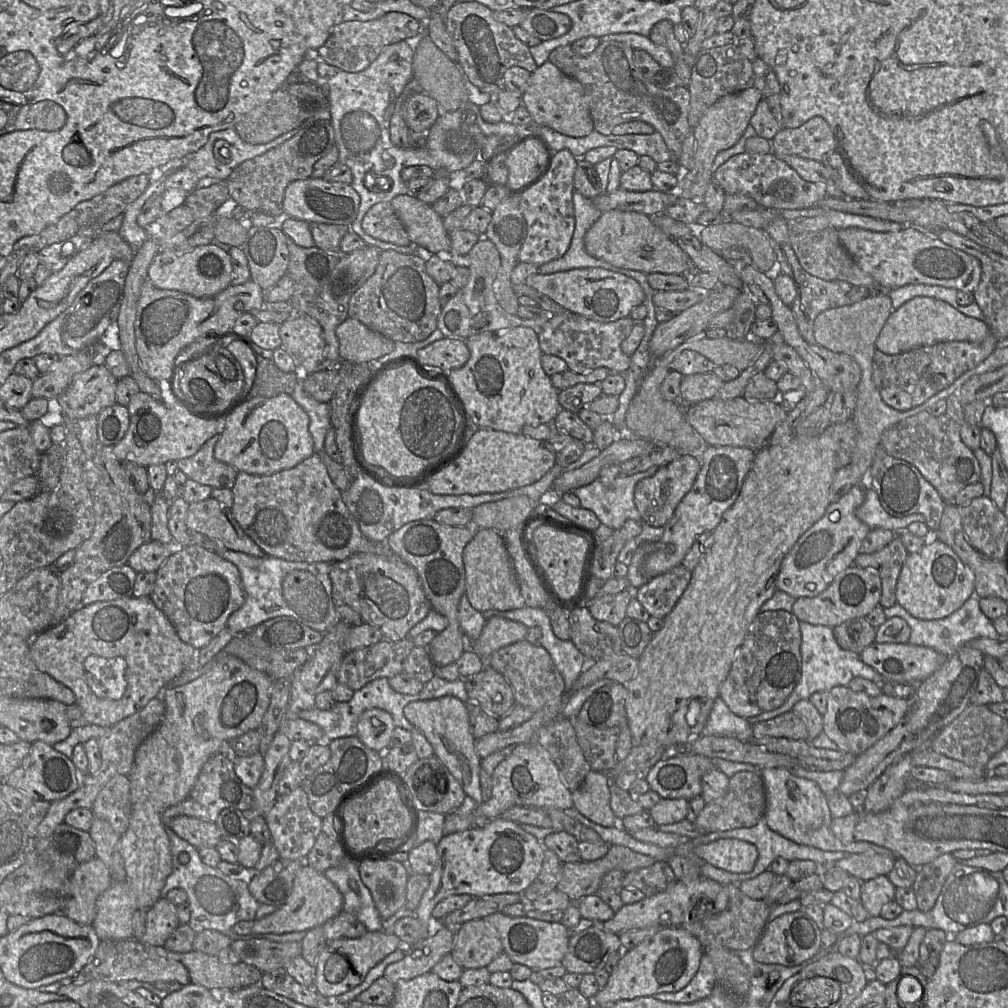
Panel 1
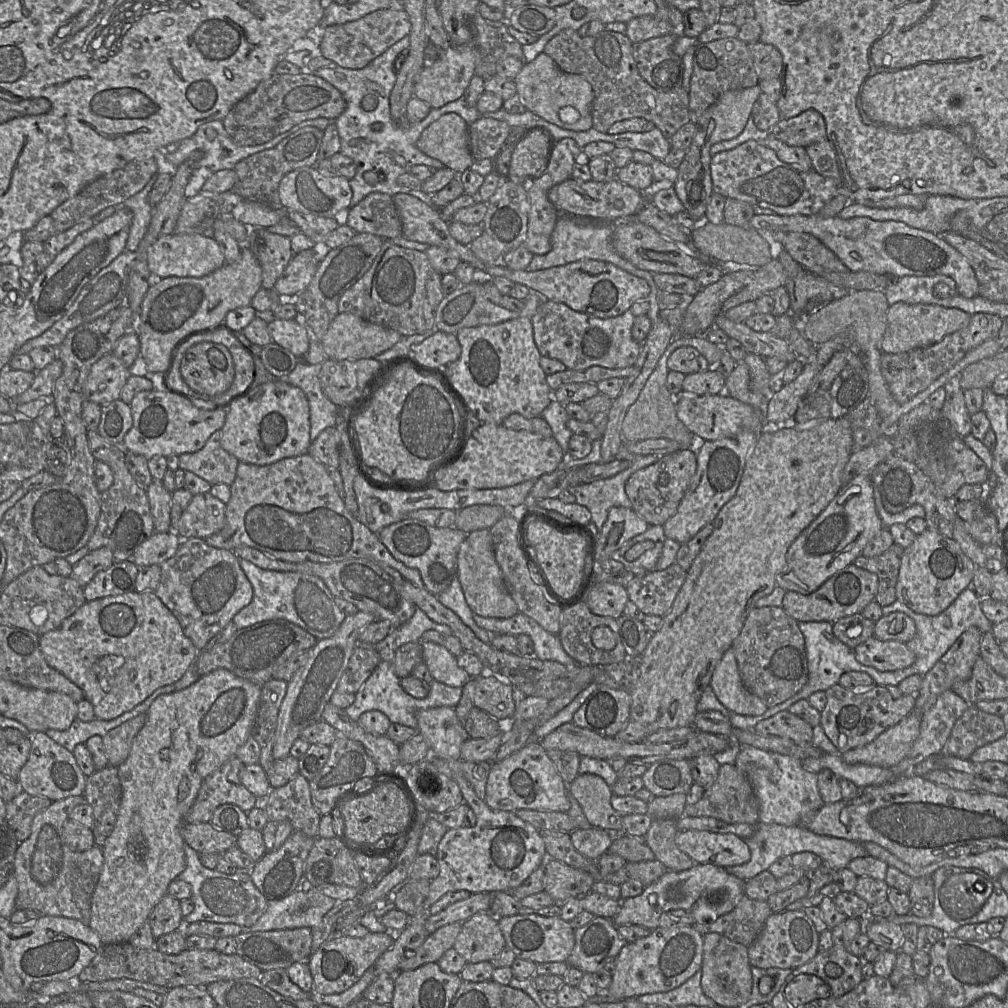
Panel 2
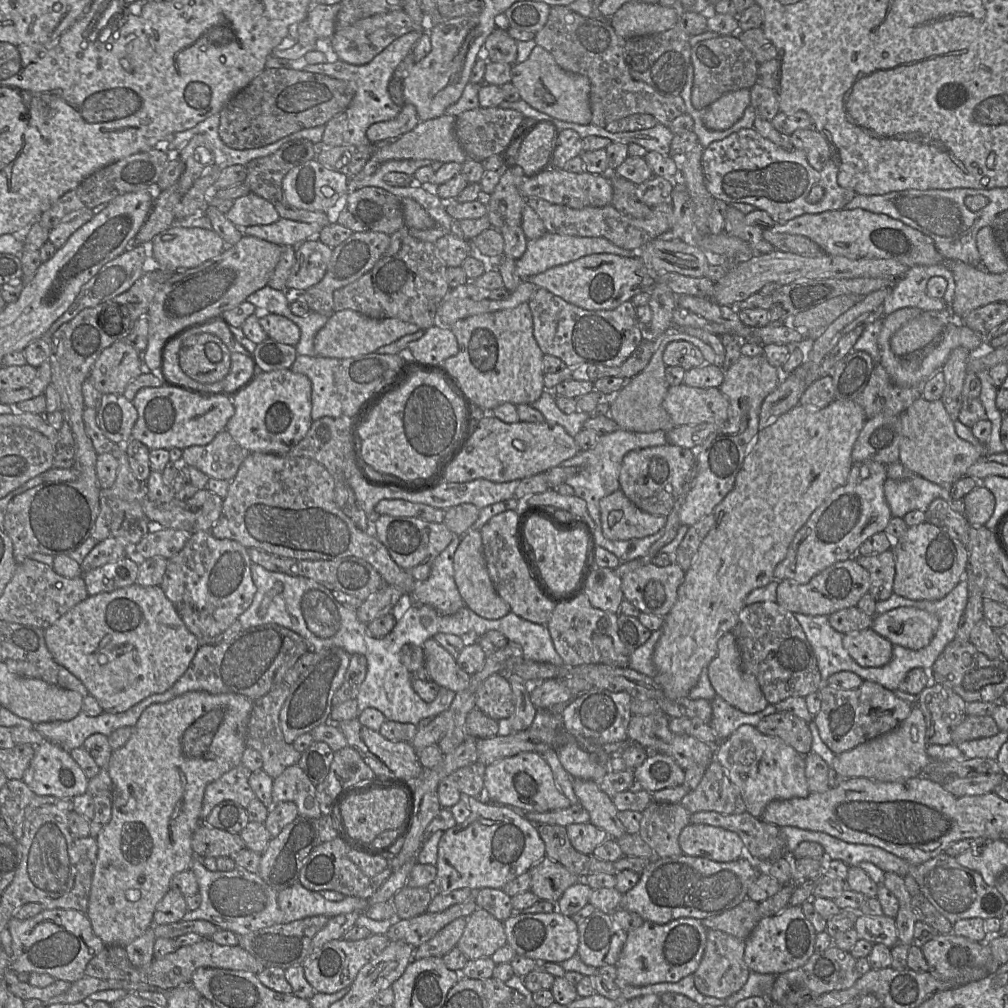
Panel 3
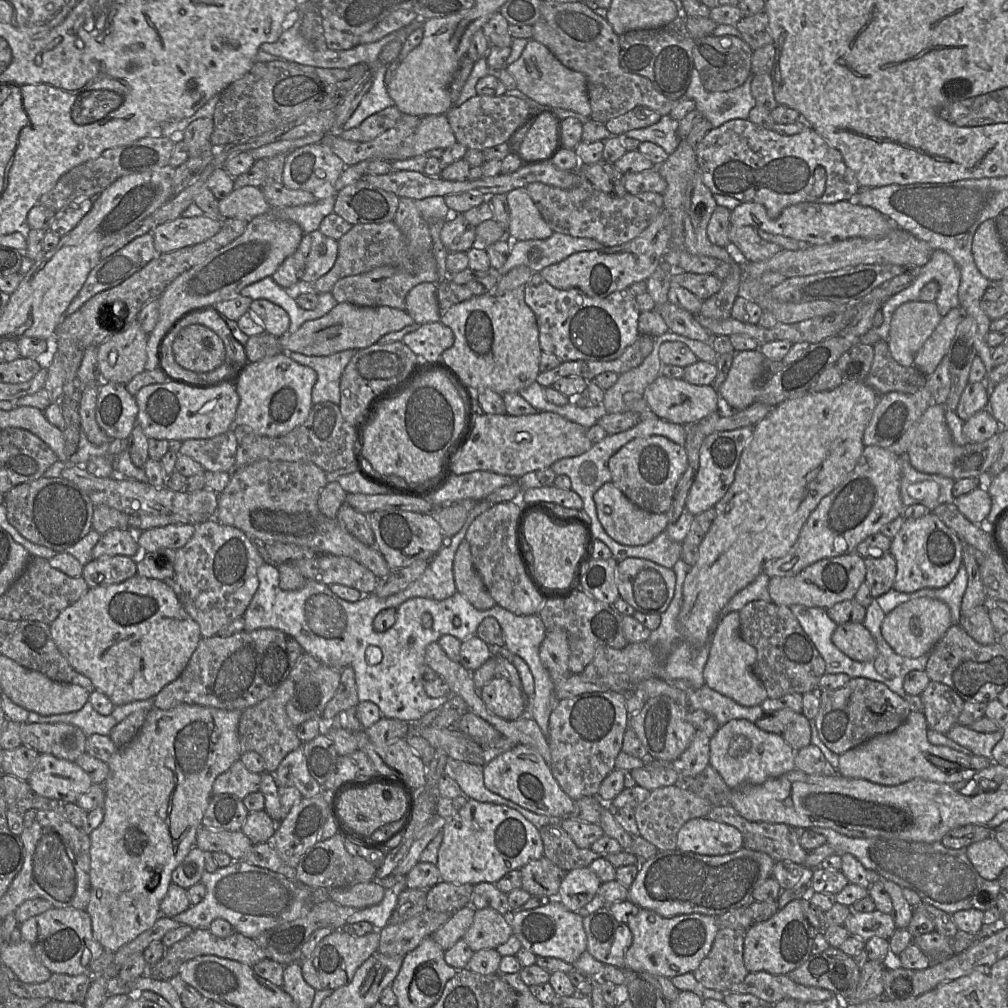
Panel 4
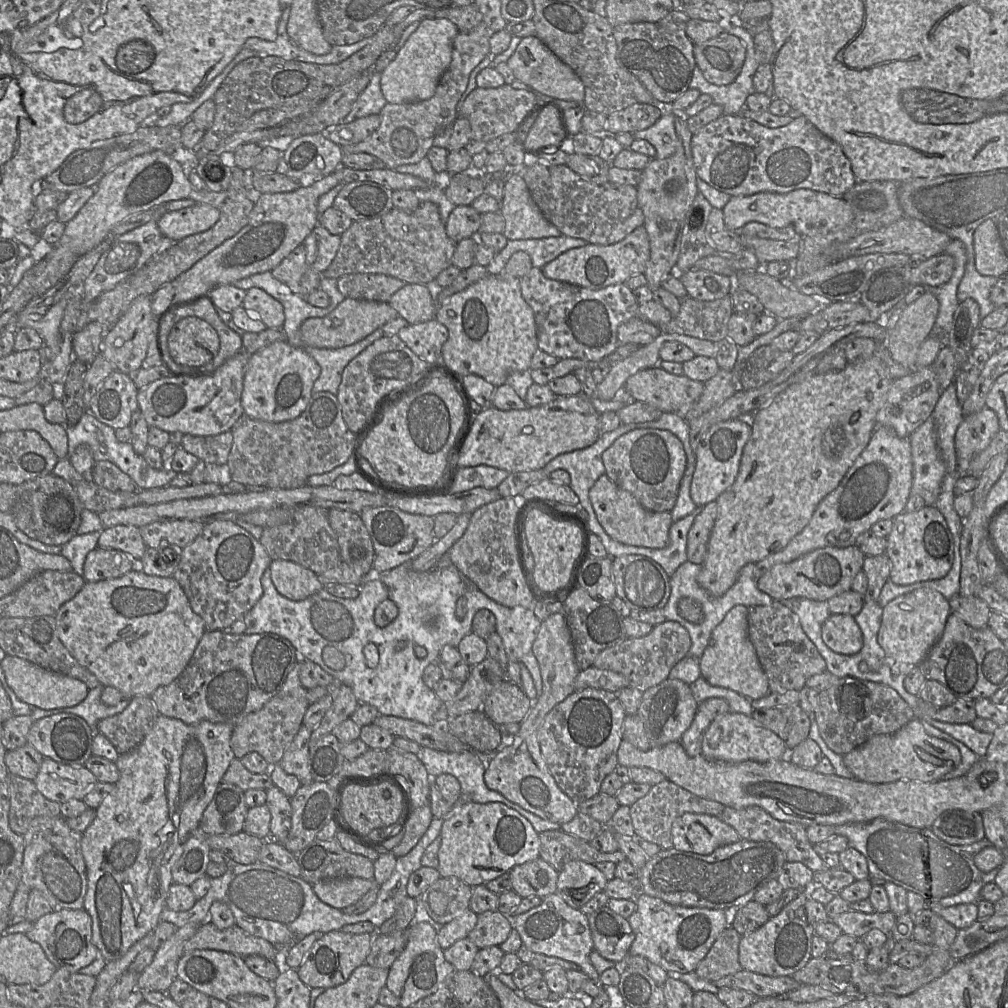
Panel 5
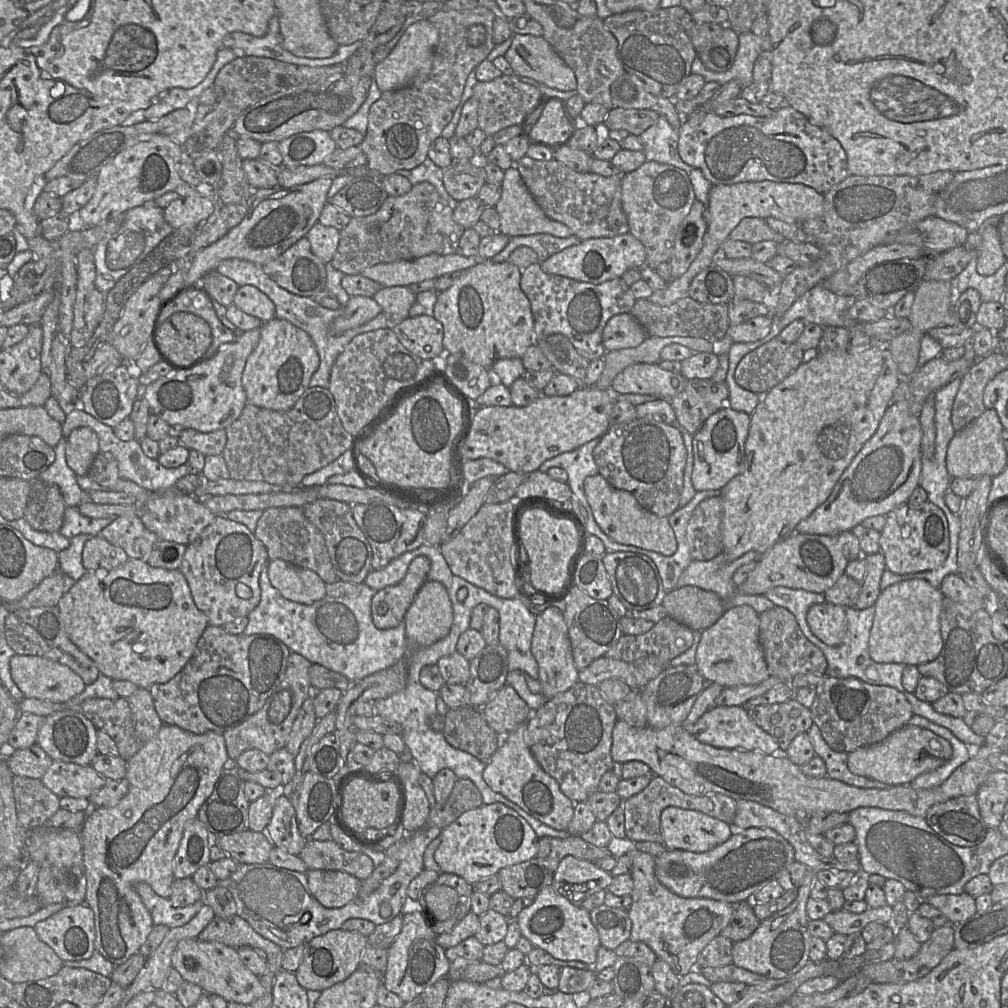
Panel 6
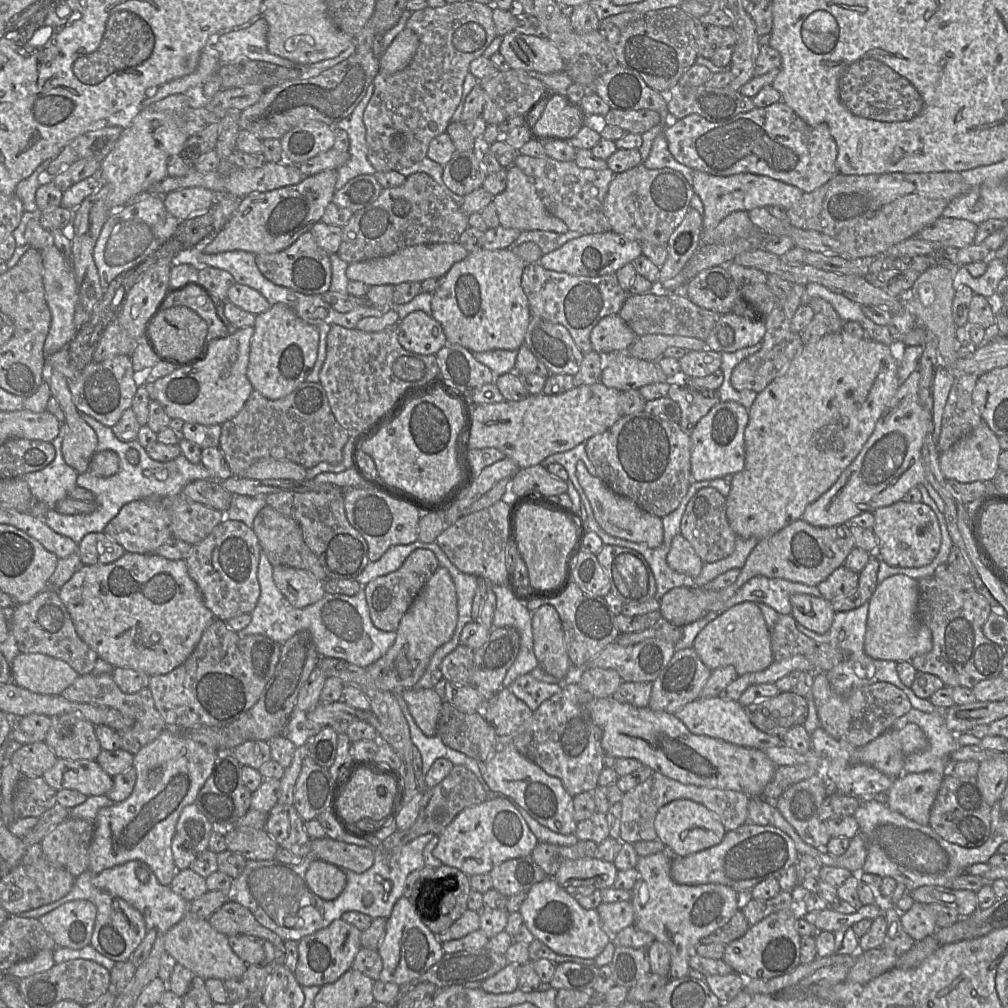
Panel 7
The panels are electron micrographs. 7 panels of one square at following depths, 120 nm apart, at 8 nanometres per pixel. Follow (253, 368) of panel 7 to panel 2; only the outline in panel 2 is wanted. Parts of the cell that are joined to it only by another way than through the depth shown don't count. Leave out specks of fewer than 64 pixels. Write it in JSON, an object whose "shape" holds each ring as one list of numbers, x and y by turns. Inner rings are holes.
{"shape":[[276,378,253,389,236,399,226,408,226,419,220,429,221,447,235,456,240,462,268,465,278,460,307,453,311,444,309,403,304,392,285,379]]}

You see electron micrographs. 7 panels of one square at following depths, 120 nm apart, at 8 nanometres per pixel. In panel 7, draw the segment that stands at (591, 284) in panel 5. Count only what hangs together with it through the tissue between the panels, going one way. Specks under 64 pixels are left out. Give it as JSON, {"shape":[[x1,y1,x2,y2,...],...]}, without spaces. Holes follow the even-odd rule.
{"shape":[[613,231,582,235,566,242,559,249,539,260,543,268,574,276,599,277,616,273,620,268,642,255,641,244]]}

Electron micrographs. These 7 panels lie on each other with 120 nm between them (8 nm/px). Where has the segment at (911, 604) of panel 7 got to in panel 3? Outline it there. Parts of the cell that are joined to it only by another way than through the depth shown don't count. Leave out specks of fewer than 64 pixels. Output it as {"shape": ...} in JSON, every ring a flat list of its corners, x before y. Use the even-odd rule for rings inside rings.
{"shape":[[898,607,873,618,871,628,893,645,911,650,926,647,938,631,939,618,915,607]]}

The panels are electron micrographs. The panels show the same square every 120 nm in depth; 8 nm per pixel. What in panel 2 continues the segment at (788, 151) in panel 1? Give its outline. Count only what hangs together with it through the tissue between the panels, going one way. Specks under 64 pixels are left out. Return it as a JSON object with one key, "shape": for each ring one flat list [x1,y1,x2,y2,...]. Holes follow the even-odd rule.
{"shape":[[806,110,793,118,780,119,770,129,770,133,789,146,803,148,827,139,825,121,815,110]]}

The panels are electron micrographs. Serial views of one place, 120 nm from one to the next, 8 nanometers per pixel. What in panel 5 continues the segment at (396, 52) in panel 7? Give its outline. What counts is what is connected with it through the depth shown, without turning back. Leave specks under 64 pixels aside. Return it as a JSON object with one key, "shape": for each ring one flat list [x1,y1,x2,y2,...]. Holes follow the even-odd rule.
{"shape":[[425,19,419,23,394,60,381,73,380,87,390,104,420,102,431,98,452,59,453,42,459,30,447,19]]}

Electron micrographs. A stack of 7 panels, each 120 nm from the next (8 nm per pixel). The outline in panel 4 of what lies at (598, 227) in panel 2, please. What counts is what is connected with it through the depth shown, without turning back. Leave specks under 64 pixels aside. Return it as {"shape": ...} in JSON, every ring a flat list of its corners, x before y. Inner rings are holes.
{"shape":[[556,232,548,239,513,241,507,261,498,273,503,276,519,265,529,267,533,272,540,272,574,253,599,250,603,247,605,246,590,238,578,238]]}

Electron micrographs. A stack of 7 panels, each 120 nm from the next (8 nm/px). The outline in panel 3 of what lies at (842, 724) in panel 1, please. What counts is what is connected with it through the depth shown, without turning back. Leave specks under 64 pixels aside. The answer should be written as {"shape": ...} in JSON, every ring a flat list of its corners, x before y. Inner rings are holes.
{"shape":[[863,681,858,688,851,690,823,686,819,692,821,709,814,716,814,722,818,727,821,739,835,755,895,729,909,716,913,707,898,698,892,691,871,681]]}

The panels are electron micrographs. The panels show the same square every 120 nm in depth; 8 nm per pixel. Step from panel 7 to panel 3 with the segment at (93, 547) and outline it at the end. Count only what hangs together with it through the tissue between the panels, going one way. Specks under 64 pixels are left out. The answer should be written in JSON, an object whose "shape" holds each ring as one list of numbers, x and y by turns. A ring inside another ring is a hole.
{"shape":[[128,557,84,572,82,577,89,596,111,592,136,583,139,565]]}

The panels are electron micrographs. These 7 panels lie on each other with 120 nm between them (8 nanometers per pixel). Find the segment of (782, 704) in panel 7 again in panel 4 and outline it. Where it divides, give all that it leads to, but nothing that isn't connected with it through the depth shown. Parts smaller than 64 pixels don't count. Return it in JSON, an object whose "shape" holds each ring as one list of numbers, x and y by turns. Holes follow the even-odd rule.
{"shape":[[790,709,764,712,755,722,758,728,781,736,796,752,811,744,809,719]]}

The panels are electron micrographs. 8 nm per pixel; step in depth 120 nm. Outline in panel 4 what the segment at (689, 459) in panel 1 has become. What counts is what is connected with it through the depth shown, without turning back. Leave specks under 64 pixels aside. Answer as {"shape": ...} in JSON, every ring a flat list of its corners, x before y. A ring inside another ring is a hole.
{"shape":[[659,435,633,439,609,459,611,482,631,502,652,513,668,512,675,488,687,466,685,447]]}

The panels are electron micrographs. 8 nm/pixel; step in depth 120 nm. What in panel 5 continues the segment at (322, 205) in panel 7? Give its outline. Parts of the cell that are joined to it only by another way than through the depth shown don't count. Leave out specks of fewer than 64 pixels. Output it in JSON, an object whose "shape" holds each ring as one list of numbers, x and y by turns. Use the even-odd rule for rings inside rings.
{"shape":[[330,174,292,192,260,194,247,225,172,282,175,287,172,306,192,302,217,286,233,284,254,274,271,272,296,247,303,244,318,225,318,200,339,183,334,174]]}

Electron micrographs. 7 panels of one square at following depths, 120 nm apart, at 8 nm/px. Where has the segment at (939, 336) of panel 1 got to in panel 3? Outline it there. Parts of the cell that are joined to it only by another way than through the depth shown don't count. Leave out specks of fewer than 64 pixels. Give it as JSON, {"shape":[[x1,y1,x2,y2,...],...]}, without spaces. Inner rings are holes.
{"shape":[[950,309,924,311,892,336,891,350,899,357,921,350,930,344,953,318]]}

